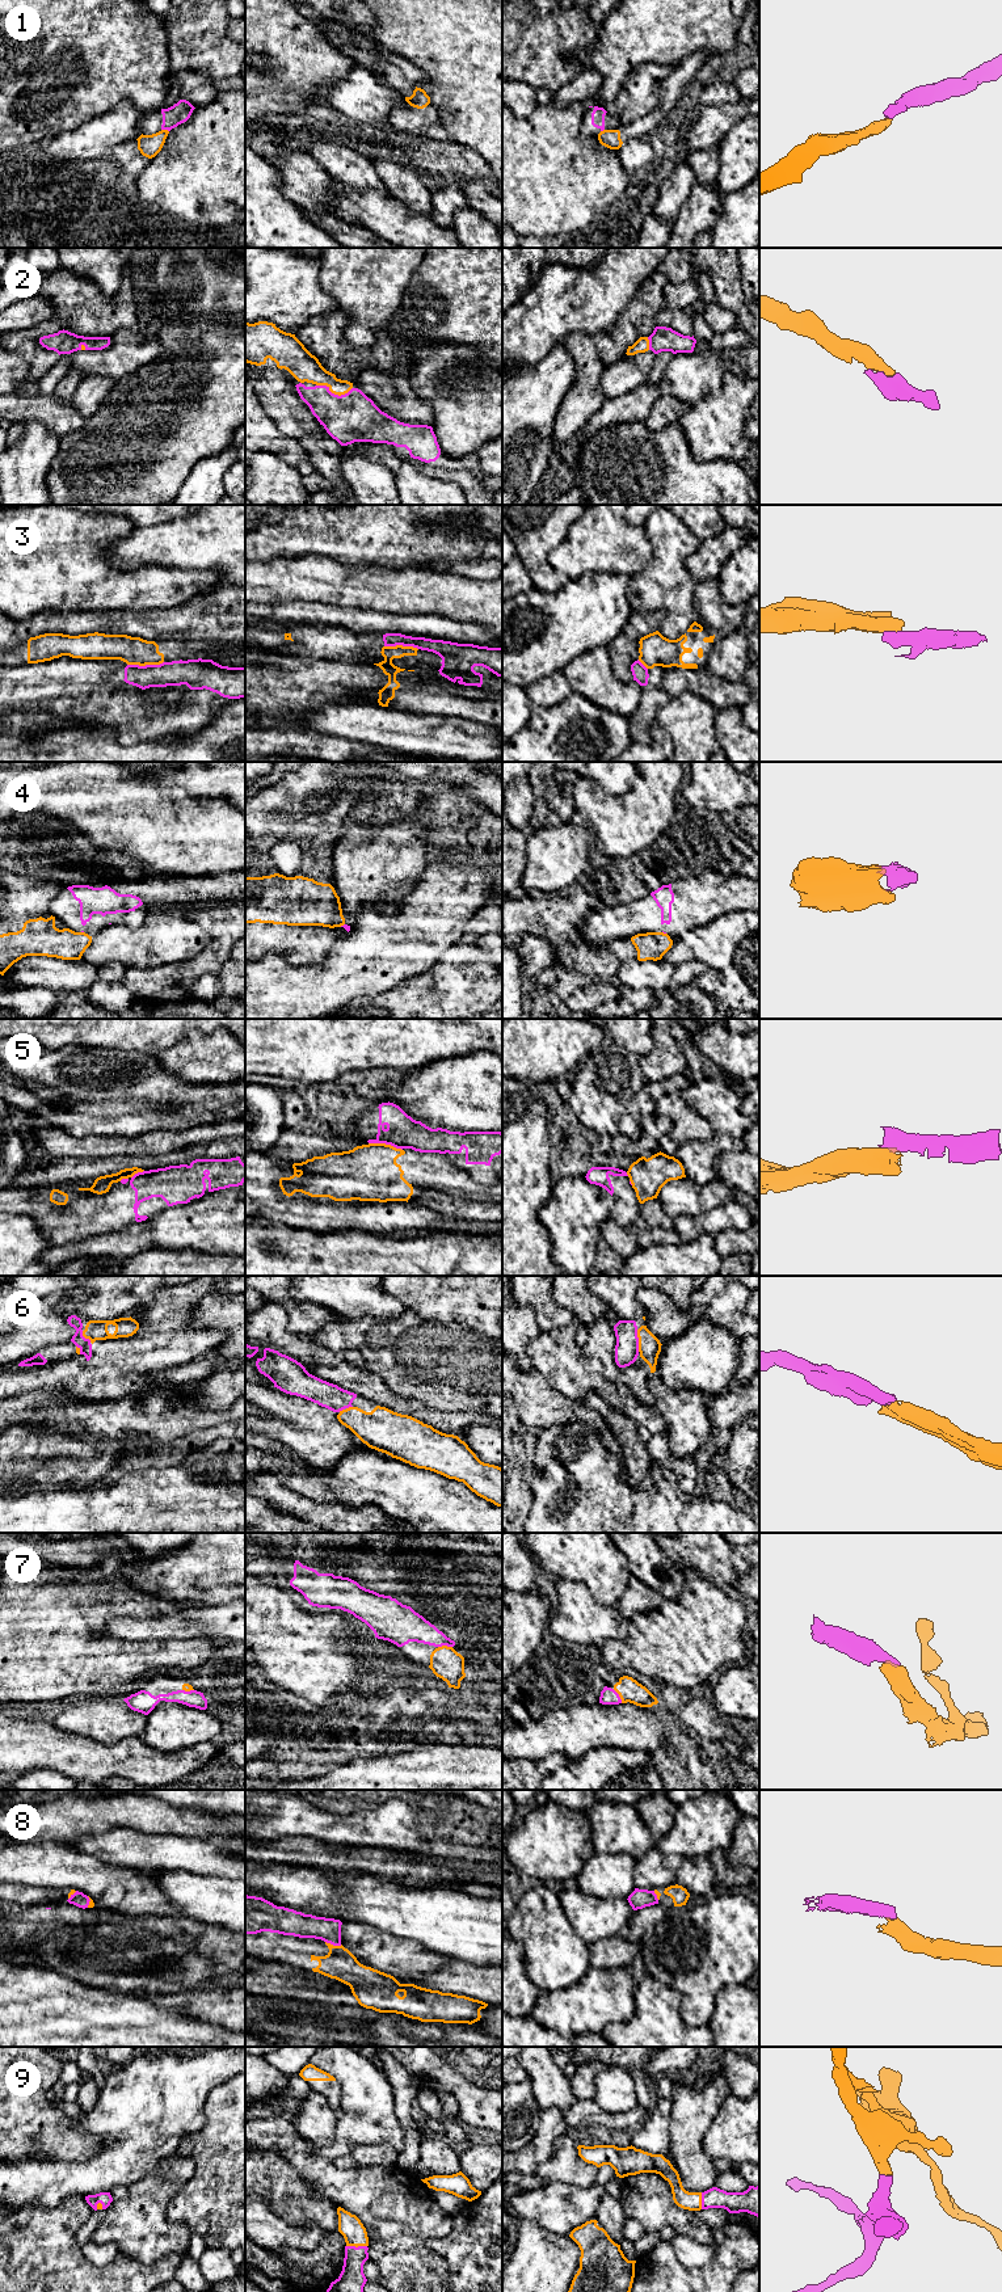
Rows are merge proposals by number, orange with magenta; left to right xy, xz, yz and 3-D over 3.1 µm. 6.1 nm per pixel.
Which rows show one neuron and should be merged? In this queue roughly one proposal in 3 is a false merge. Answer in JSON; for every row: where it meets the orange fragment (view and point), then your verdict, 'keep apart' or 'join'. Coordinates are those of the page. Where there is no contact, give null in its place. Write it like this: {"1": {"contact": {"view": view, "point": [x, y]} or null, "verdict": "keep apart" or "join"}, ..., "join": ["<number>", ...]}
{"1": {"contact": {"view": "xy", "point": [165, 130]}, "verdict": "keep apart"}, "2": {"contact": {"view": "xz", "point": [335, 394]}, "verdict": "join"}, "3": {"contact": {"view": "xy", "point": [144, 665]}, "verdict": "keep apart"}, "4": {"contact": {"view": "xz", "point": [341, 925]}, "verdict": "keep apart"}, "5": {"contact": {"view": "xz", "point": [384, 1144]}, "verdict": "keep apart"}, "6": {"contact": {"view": "yz", "point": [639, 1340]}, "verdict": "join"}, "7": {"contact": {"view": "xz", "point": [445, 1646]}, "verdict": "join"}, "8": {"contact": {"view": "xz", "point": [332, 1945]}, "verdict": "join"}, "9": {"contact": {"view": "xz", "point": [357, 2246]}, "verdict": "join"}, "join": ["2", "6", "7", "8", "9"]}

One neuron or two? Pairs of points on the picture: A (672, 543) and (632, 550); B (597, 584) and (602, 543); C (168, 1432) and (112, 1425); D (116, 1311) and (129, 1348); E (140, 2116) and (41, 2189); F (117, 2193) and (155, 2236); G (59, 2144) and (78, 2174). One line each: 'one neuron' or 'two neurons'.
A: two neurons
B: two neurons
C: one neuron
D: two neurons
E: one neuron
F: two neurons
G: two neurons

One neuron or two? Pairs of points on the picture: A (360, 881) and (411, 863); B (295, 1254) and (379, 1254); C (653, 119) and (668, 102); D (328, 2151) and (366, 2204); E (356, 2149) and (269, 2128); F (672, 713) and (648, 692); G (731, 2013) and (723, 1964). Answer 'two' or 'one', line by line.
A: one
B: one
C: one
D: two
E: two
F: two
G: two

